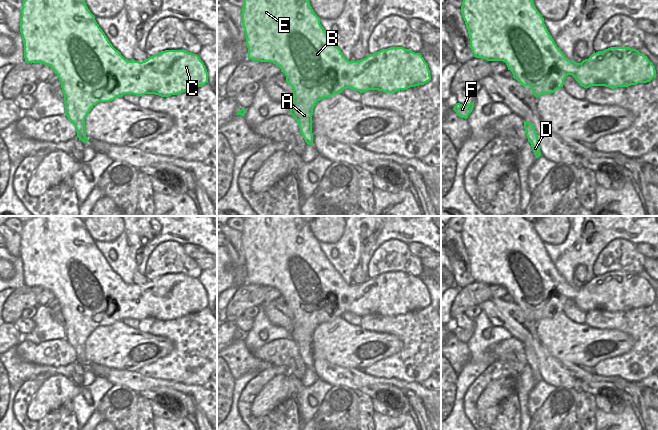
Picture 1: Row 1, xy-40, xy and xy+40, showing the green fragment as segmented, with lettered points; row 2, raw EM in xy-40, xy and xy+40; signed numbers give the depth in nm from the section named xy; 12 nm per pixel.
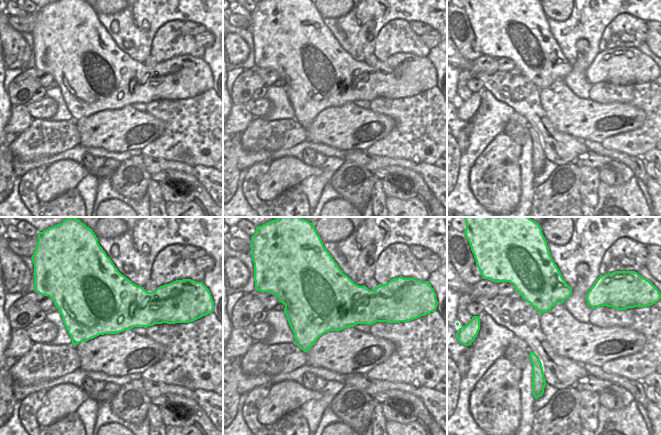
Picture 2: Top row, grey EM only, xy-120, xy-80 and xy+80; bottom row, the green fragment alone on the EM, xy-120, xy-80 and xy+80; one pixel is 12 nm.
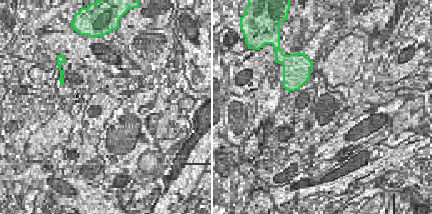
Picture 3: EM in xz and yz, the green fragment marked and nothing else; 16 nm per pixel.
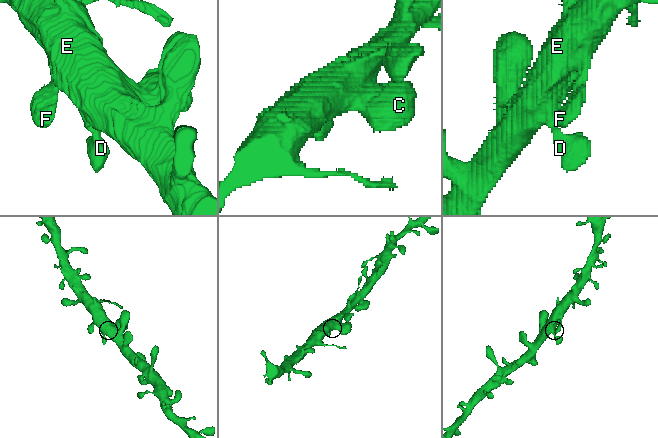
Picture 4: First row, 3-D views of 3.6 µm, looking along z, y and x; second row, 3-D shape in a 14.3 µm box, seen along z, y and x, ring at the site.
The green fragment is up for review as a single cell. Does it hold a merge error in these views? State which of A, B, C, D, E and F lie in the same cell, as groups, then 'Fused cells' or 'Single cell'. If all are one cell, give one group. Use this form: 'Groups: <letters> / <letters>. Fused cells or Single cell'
Groups: A B C D E F. Single cell

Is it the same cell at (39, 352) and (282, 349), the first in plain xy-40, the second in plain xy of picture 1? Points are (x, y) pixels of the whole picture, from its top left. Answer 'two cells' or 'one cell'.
one cell

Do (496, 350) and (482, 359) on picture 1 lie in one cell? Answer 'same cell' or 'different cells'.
different cells

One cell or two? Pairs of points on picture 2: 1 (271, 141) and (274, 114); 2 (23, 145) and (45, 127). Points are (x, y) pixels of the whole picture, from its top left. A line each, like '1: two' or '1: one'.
1: two
2: one

